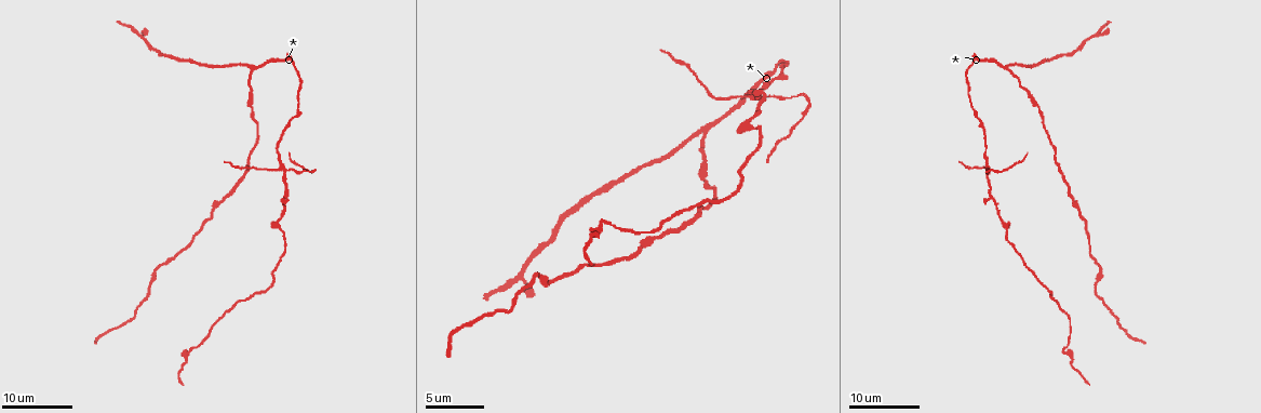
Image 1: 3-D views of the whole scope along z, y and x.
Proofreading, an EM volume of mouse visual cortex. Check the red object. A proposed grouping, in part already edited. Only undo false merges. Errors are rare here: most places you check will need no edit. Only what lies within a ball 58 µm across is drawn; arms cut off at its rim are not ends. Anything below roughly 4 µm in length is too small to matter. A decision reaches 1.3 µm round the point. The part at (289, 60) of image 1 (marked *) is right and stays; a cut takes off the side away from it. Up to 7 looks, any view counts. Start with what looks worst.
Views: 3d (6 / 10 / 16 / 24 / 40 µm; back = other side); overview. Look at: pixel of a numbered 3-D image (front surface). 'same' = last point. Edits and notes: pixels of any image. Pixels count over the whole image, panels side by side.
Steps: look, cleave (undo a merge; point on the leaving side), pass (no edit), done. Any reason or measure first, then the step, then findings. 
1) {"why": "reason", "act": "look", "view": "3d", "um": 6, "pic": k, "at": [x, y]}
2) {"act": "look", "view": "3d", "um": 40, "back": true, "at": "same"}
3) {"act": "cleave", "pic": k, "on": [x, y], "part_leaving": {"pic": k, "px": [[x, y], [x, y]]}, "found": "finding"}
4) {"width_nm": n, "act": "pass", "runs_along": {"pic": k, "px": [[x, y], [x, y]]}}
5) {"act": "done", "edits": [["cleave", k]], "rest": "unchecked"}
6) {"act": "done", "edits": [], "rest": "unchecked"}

{"why": "two arms in line, one across", "act": "look", "view": "3d", "um": 16, "pic": 1, "at": [287, 171]}

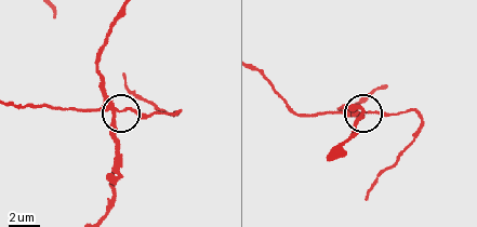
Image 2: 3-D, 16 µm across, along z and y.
{"why": "zoom in", "act": "look", "view": "3d", "um": 6, "pic": 2, "at": [117, 109]}

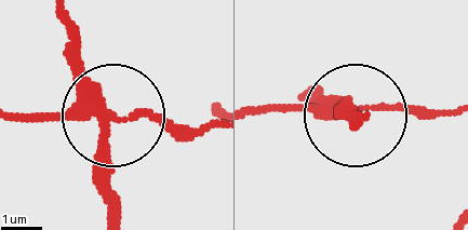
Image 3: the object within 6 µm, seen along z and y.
{"width_nm": 260, "act": "cleave", "pic": 3, "on": [150, 109], "part_leaving": {"pic": 3, "px": [[90, 117], [210, 127]]}, "found": "two cells meet here"}

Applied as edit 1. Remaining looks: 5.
{"why": "a fork", "act": "look", "view": "3d", "um": 16, "pic": 1, "at": [1009, 72]}

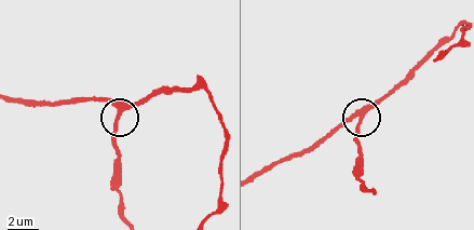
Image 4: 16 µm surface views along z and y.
{"why": "closer look", "act": "look", "view": "3d", "um": 10, "pic": 4, "at": [117, 113]}

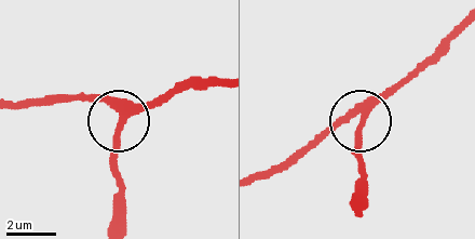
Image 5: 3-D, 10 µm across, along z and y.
{"width_nm": 280, "act": "pass", "runs_along": {"pic": 5, "px": [[462, 25], [369, 111], [344, 116], [303, 153]]}, "found": "continuous, no second cell"}

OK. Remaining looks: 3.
{"why": "thick turns thin", "act": "look", "view": "3d", "um": 24, "pic": 1, "at": [1065, 349]}

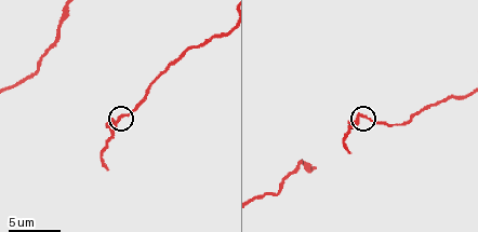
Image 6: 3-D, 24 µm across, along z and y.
{"why": "closer look", "act": "look", "view": "3d", "um": 10, "pic": 6, "at": [122, 116]}

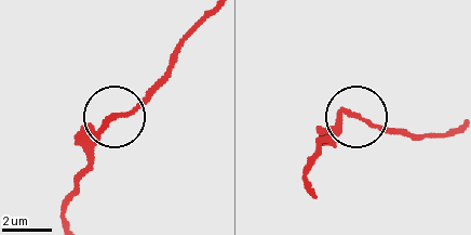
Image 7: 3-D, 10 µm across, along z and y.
{"act": "pass", "runs_along": {"pic": 7, "px": [[212, 15], [169, 72], [111, 121], [91, 156]]}, "found": "all the same cell"}

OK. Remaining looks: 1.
{"act": "done", "edits": [["cleave", 3]], "rest": "unchecked"}

